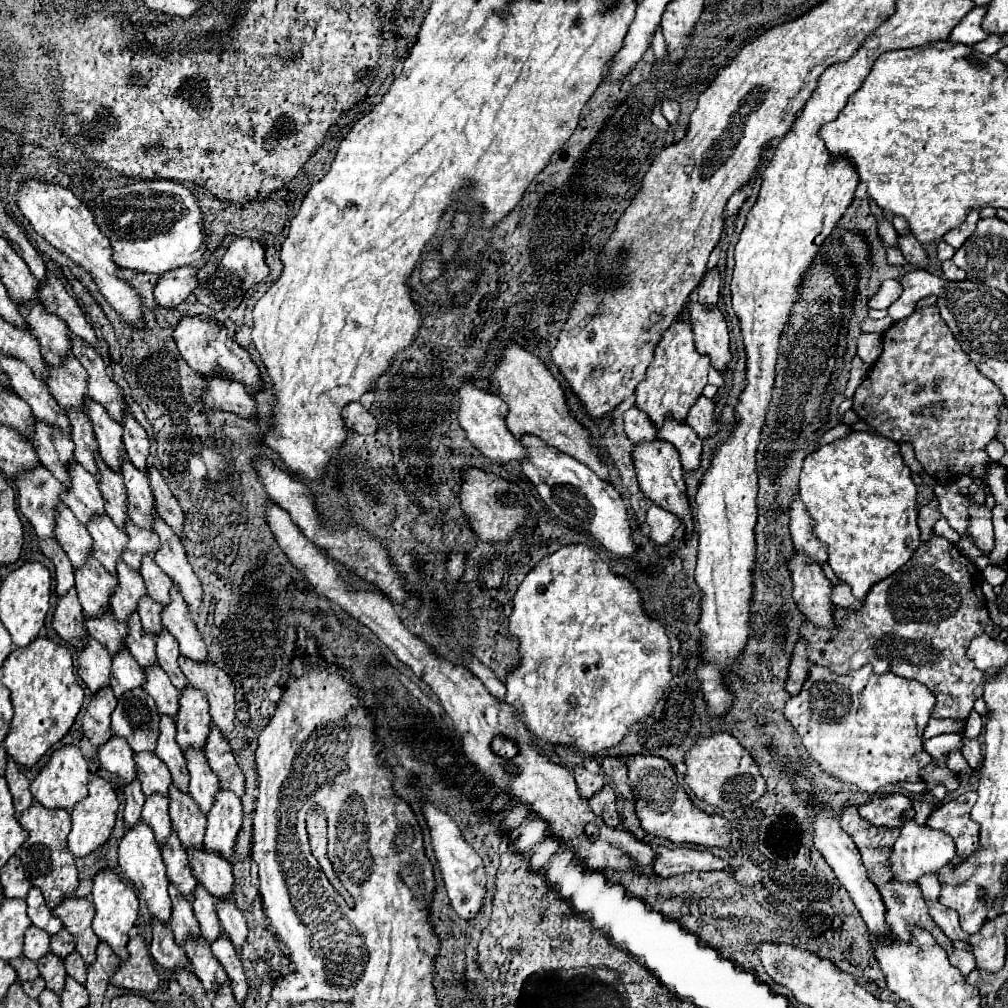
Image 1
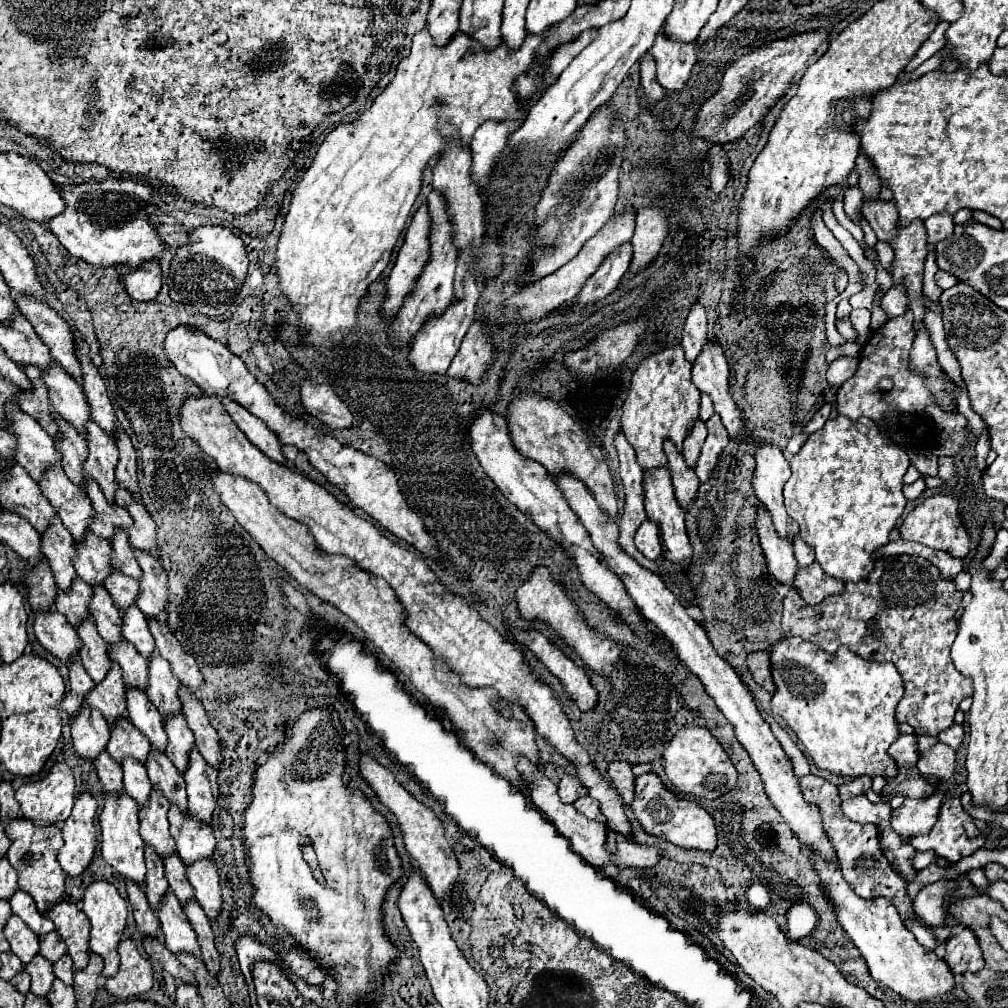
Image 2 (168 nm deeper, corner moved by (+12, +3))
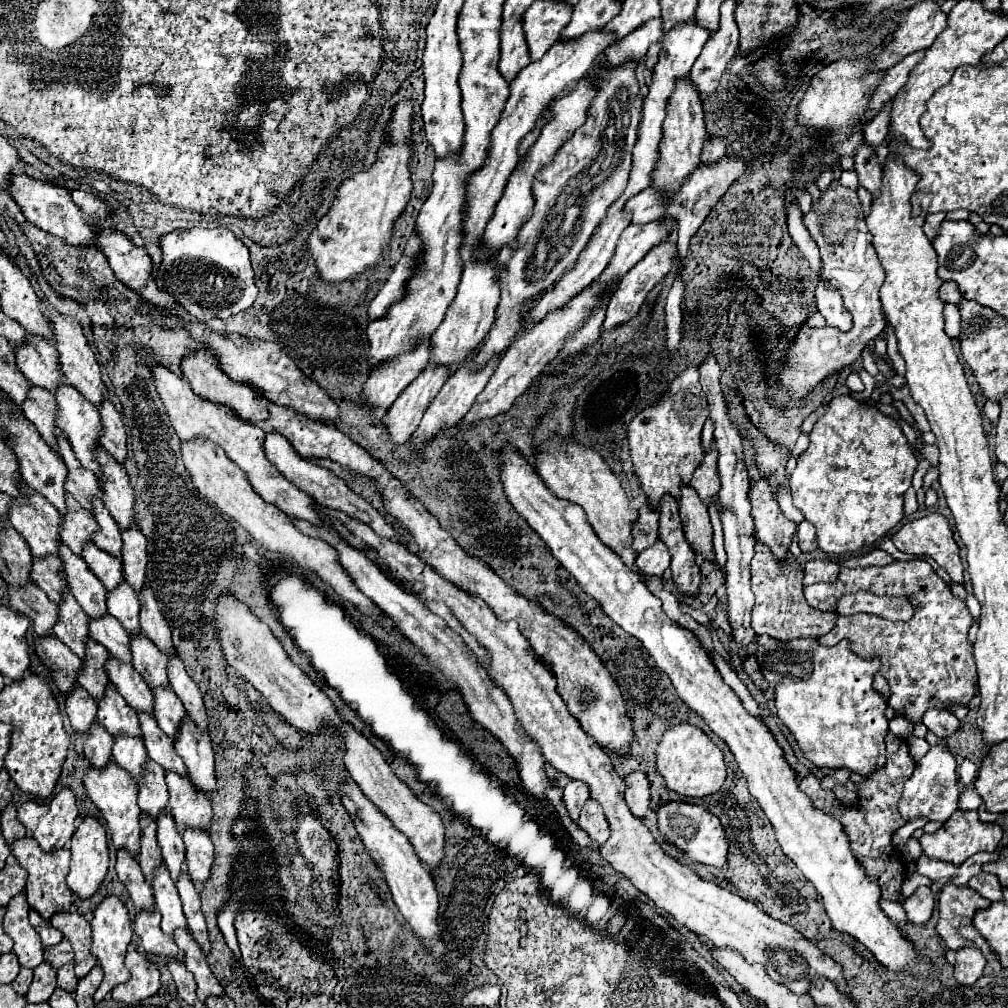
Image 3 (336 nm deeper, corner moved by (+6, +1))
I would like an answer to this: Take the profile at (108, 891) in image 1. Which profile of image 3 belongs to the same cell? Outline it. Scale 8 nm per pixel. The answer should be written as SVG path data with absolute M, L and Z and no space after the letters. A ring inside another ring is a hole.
M109 895L105 897L99 907L93 911L93 919L91 919L91 929L93 929L93 945L91 945L91 953L99 959L99 965L103 967L105 971L105 977L97 989L97 993L93 995L95 1001L101 1001L115 985L119 983L125 983L129 979L129 969L125 967L123 959L125 959L125 953L127 953L127 947L131 943L131 935L133 935L133 929L131 929L131 915L129 915L129 909L121 903L119 897L115 895Z

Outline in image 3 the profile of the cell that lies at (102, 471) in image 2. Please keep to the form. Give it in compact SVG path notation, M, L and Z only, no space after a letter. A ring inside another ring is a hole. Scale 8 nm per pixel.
M71 385L61 387L55 397L59 403L57 427L71 441L77 459L81 459L81 465L99 477L99 465L95 461L99 433L103 431L99 411Z

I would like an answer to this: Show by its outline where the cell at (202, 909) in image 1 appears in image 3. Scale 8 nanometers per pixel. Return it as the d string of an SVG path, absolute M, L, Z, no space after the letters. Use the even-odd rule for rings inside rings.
M163 811L157 819L157 841L163 851L163 861L171 873L171 879L177 881L179 875L185 871L185 845L169 811Z

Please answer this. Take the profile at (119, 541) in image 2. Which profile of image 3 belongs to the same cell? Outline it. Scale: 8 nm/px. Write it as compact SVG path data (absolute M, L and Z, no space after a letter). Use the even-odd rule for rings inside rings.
M95 499L93 501L93 515L97 519L97 523L101 525L101 531L93 537L95 545L99 549L103 549L105 553L113 555L119 559L119 553L121 553L121 547L123 547L123 539L121 539L121 531L119 531L119 525L115 523L115 519L111 517L111 513L107 513L107 507L103 505L101 499Z

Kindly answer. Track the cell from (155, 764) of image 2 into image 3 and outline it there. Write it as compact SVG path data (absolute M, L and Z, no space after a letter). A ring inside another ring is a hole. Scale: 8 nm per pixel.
M145 713L139 715L141 731L143 731L143 743L147 749L149 759L159 763L165 771L175 771L179 775L187 775L187 767L183 759L173 749L173 741L159 729L157 721Z

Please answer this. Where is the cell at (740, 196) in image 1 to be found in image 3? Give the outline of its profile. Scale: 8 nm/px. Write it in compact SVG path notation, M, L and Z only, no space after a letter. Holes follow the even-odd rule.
M721 137L717 139L709 139L705 145L703 145L703 155L701 155L701 161L705 165L713 165L715 161L719 161L719 157L725 155L725 141Z

